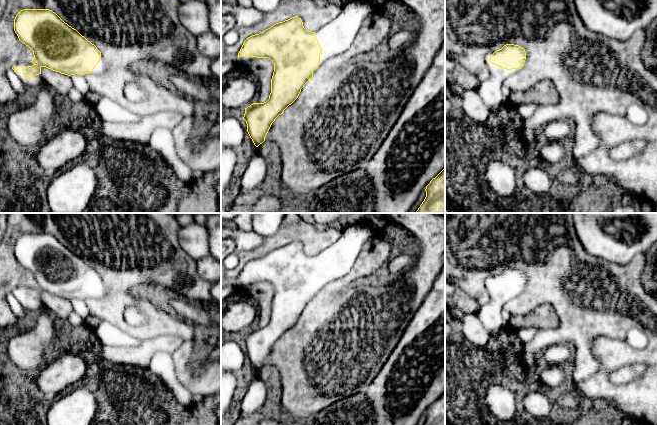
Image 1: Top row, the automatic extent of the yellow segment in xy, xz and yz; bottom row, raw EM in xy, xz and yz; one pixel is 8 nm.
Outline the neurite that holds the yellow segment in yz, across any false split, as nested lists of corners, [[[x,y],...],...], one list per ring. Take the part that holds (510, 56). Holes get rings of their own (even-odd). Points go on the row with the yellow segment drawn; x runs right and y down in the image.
[[[506,44],[490,56],[490,62],[498,67],[511,70],[521,69],[526,60],[526,51],[519,45]]]

